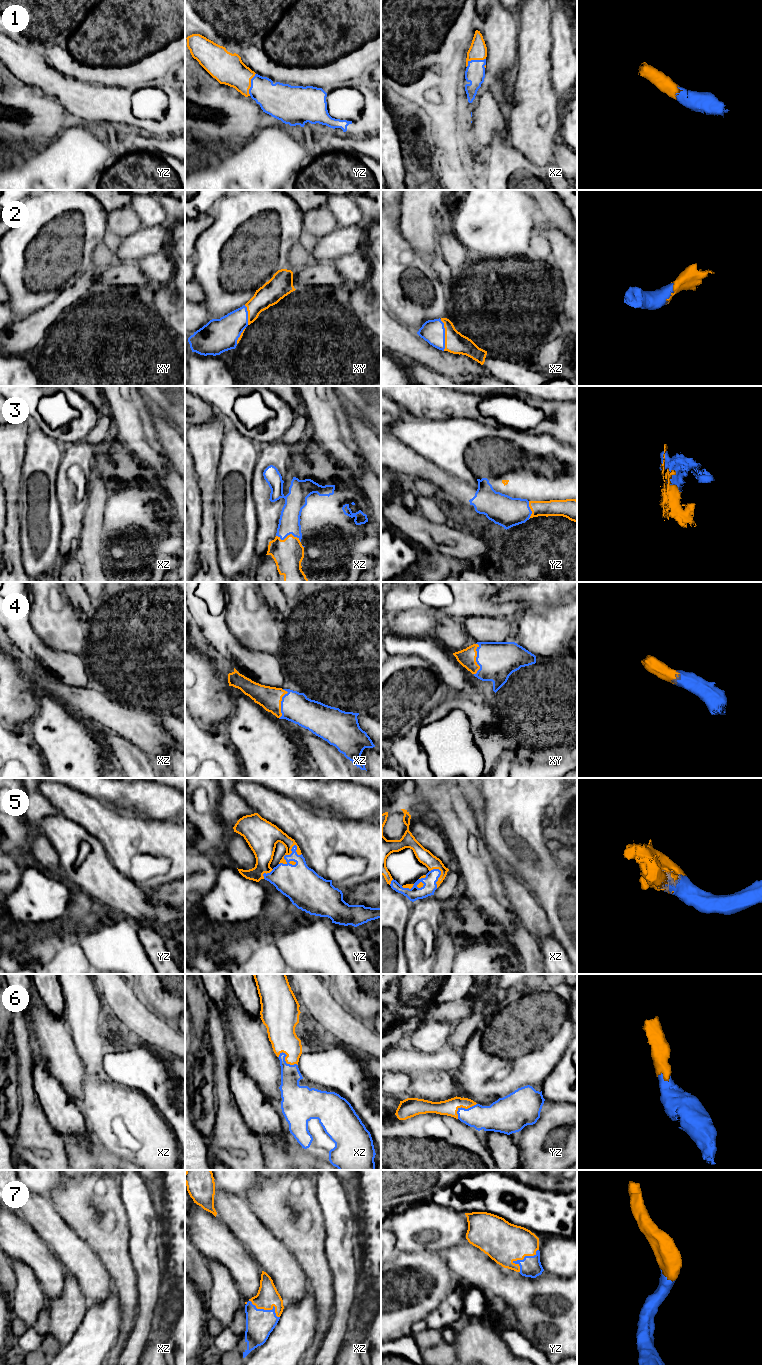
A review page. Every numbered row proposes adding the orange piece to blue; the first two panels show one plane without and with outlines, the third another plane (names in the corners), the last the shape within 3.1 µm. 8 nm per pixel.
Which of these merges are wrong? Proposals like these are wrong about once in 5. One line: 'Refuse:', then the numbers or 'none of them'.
Refuse: none of them

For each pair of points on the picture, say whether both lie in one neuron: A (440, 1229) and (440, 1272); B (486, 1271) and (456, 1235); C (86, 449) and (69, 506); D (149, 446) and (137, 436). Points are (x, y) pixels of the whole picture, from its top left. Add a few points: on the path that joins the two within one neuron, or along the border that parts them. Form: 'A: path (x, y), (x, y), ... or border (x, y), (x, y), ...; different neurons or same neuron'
A: border (435, 1250), (420, 1250), (412, 1253); different neurons
B: border (463, 1242), (448, 1247), (445, 1250); different neurons
C: path (71, 460), (63, 468), (63, 486), (65, 491); same neuron
D: path (146, 445), (140, 439); same neuron

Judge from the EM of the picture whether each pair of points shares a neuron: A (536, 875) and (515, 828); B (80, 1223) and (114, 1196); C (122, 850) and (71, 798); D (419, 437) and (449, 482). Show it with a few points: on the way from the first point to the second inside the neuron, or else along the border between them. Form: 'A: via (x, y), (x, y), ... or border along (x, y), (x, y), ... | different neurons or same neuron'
A: via (528, 863), (515, 846), (515, 840) | same neuron
B: via (82, 1211), (90, 1197), (102, 1199) | same neuron
C: via (111, 837), (84, 810) | same neuron
D: border along (419, 455), (451, 475) | different neurons

